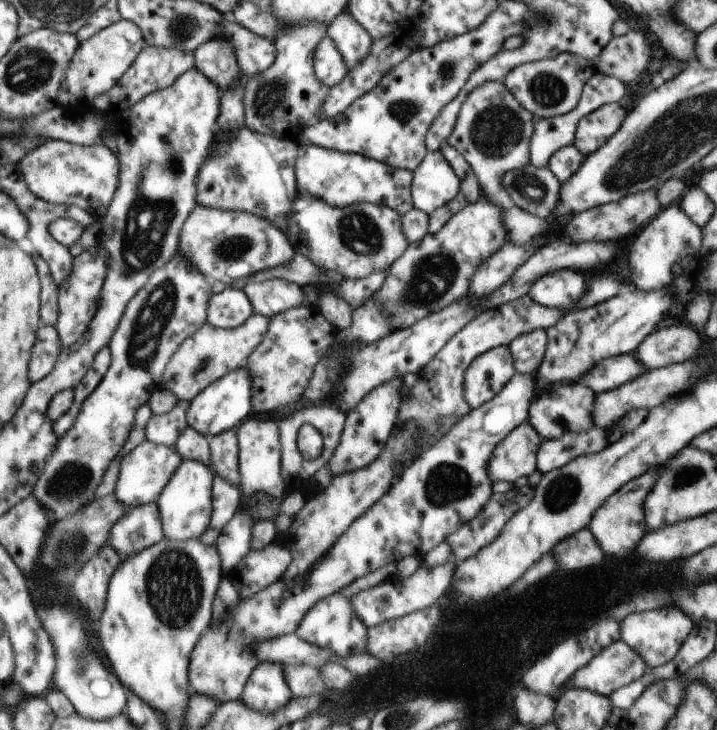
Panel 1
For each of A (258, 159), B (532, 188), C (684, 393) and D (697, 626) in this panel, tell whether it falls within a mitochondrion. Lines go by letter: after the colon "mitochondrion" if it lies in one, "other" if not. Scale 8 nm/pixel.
A: other
B: mitochondrion
C: other
D: other

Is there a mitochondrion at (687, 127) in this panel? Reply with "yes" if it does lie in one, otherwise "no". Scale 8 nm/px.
yes

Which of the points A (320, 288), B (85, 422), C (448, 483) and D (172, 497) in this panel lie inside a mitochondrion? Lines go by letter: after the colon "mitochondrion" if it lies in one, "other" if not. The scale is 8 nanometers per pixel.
A: other
B: other
C: mitochondrion
D: other

